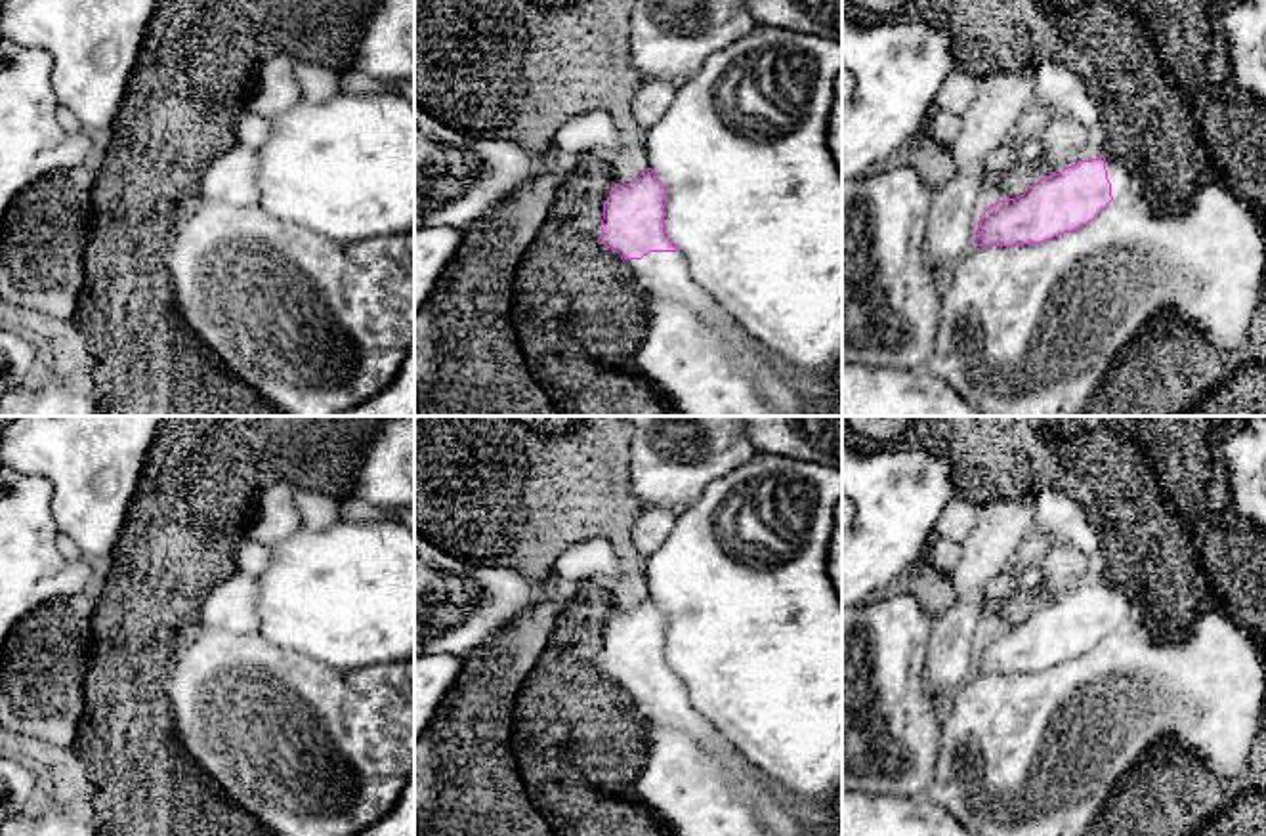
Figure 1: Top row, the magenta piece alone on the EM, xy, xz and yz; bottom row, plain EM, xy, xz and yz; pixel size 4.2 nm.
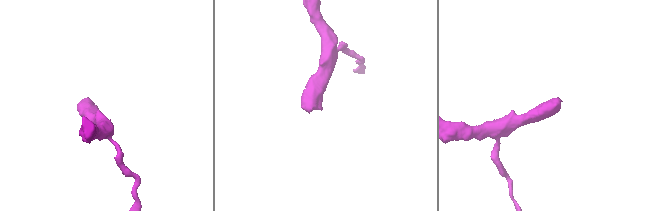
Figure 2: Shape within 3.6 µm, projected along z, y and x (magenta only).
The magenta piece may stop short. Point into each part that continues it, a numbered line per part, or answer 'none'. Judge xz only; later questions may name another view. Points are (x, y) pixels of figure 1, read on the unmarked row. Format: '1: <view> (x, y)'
1: xz (665, 699)

